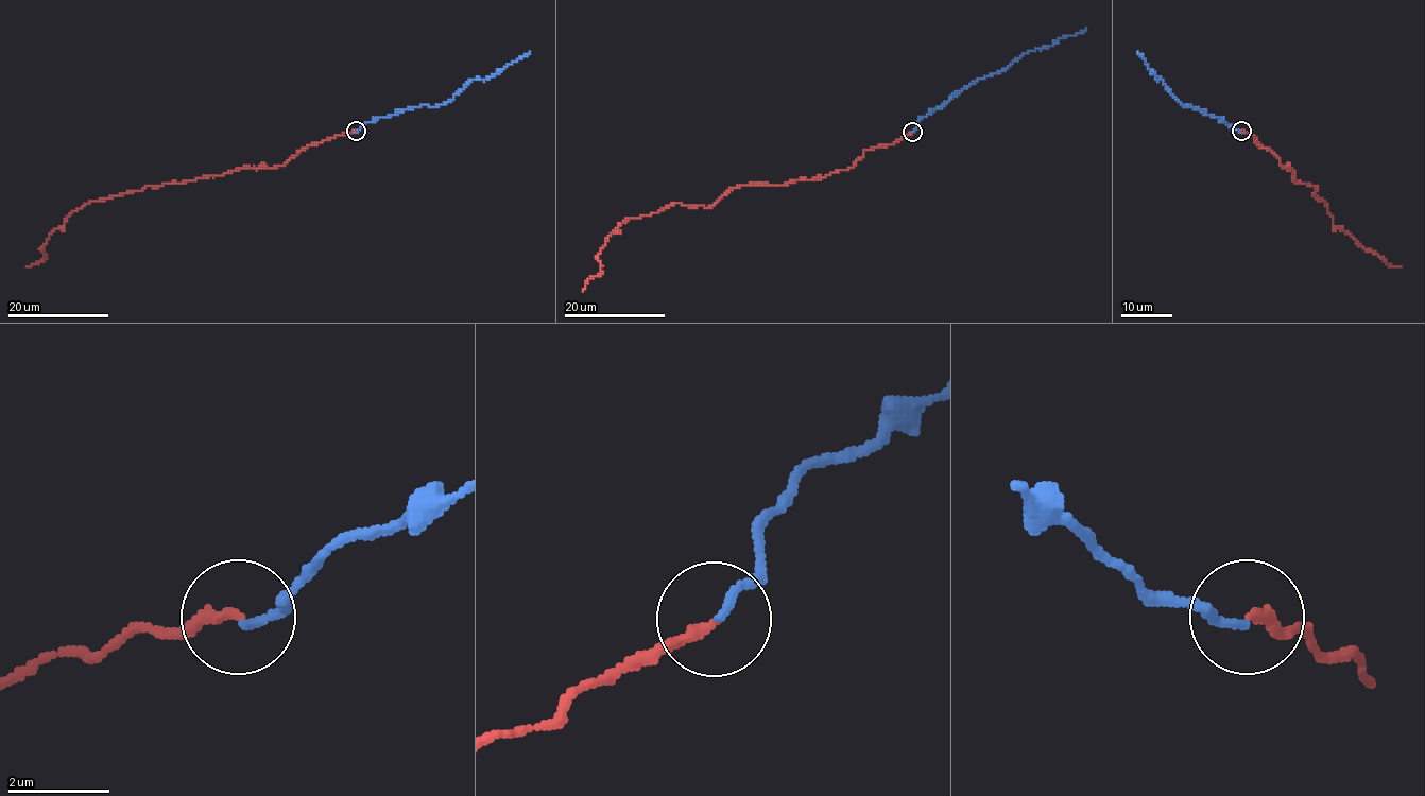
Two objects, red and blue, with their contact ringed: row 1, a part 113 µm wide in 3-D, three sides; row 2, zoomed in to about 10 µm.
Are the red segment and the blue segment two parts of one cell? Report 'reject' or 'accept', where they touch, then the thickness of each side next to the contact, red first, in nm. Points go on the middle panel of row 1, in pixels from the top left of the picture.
reject | (912, 132) | 220/160 nm

